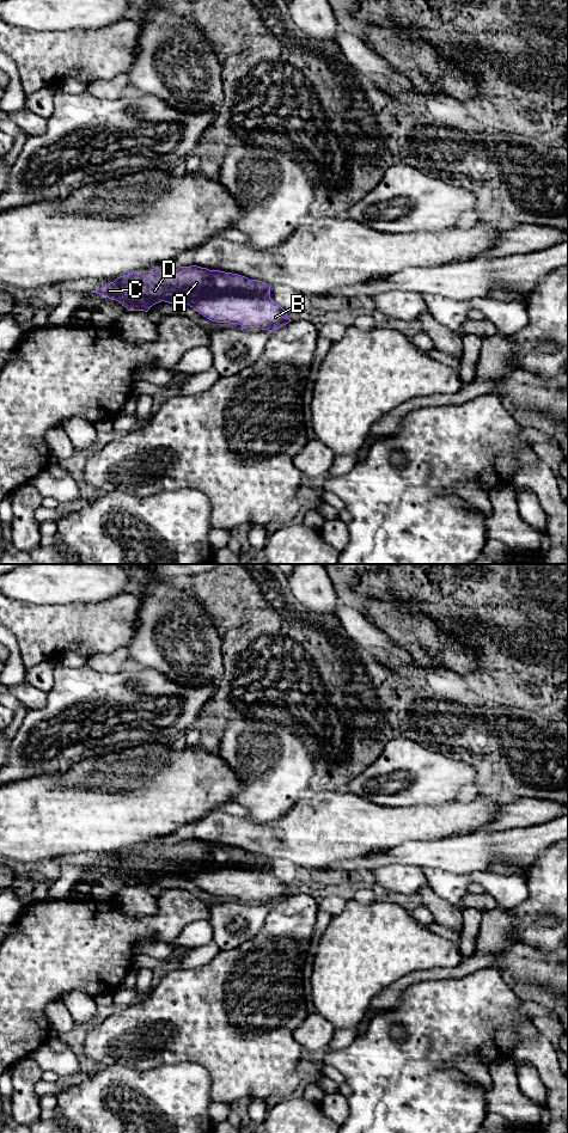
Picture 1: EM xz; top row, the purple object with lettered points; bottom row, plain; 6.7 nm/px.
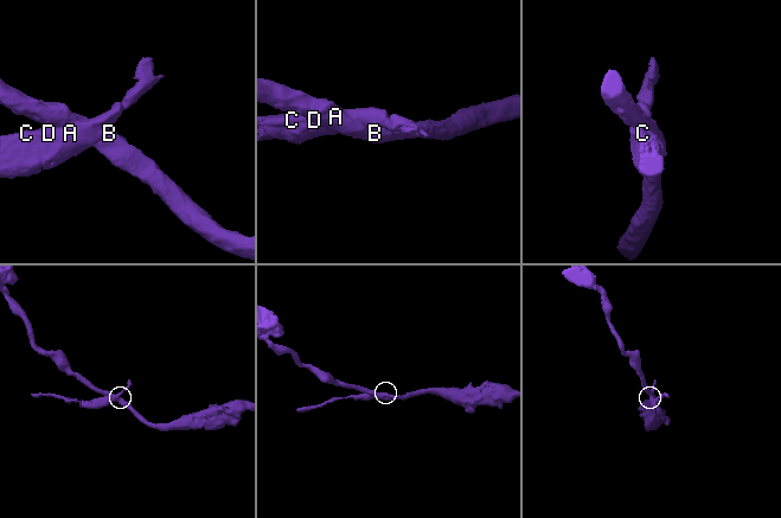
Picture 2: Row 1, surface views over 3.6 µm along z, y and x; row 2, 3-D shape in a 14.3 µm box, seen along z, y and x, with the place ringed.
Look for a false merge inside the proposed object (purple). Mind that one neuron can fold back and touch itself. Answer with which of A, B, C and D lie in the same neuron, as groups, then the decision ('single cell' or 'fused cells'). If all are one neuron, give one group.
A C D / B; fused cells

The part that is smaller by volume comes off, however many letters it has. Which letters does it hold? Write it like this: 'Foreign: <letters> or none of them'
Foreign: A, C, D

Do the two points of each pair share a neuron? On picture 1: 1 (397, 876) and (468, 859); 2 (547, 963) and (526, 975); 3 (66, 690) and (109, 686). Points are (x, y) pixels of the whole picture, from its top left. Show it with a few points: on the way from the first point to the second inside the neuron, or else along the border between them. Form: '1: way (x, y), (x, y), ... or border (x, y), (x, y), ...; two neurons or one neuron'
1: border (394, 863), (415, 864), (421, 868); two neurons
2: way (542, 968), (533, 968), (531, 971); one neuron
3: way (77, 690), (98, 689); one neuron

